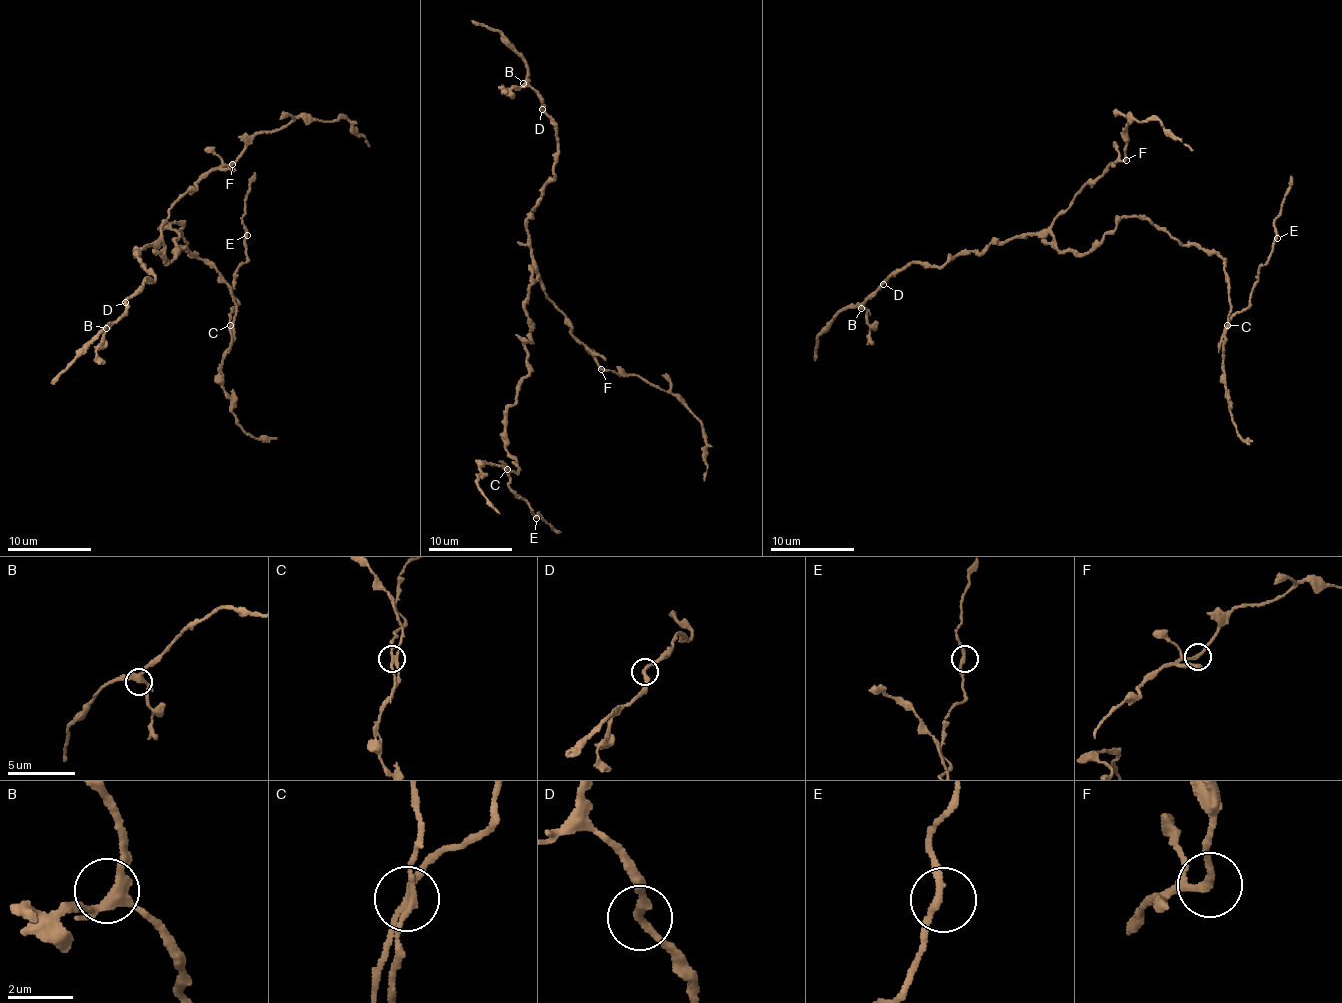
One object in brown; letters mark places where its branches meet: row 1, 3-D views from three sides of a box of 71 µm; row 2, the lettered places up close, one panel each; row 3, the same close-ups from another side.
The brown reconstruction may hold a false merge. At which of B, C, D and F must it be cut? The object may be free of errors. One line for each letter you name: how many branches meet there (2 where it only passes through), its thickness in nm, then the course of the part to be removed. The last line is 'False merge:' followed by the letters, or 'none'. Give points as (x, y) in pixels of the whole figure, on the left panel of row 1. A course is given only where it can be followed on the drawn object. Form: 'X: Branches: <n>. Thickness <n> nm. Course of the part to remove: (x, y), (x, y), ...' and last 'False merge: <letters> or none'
C: Branches: 3. Thickness 200 nm. Course of the part to remove: (230, 326), (229, 319), (237, 302), (233, 287), (235, 270), (246, 257), (241, 217), (254, 172)
False merge: C

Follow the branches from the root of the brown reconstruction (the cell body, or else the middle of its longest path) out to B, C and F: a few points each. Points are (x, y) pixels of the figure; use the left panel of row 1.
B: (175, 244), (169, 262), (152, 245), (137, 250), (134, 255), (155, 280), (144, 280), (122, 315), (106, 328)
C: (175, 244), (179, 234), (169, 225), (178, 222), (183, 248), (214, 267), (231, 292), (230, 326)
F: (175, 244), (178, 249), (174, 258), (166, 262), (161, 230), (171, 206), (213, 171), (232, 164)

